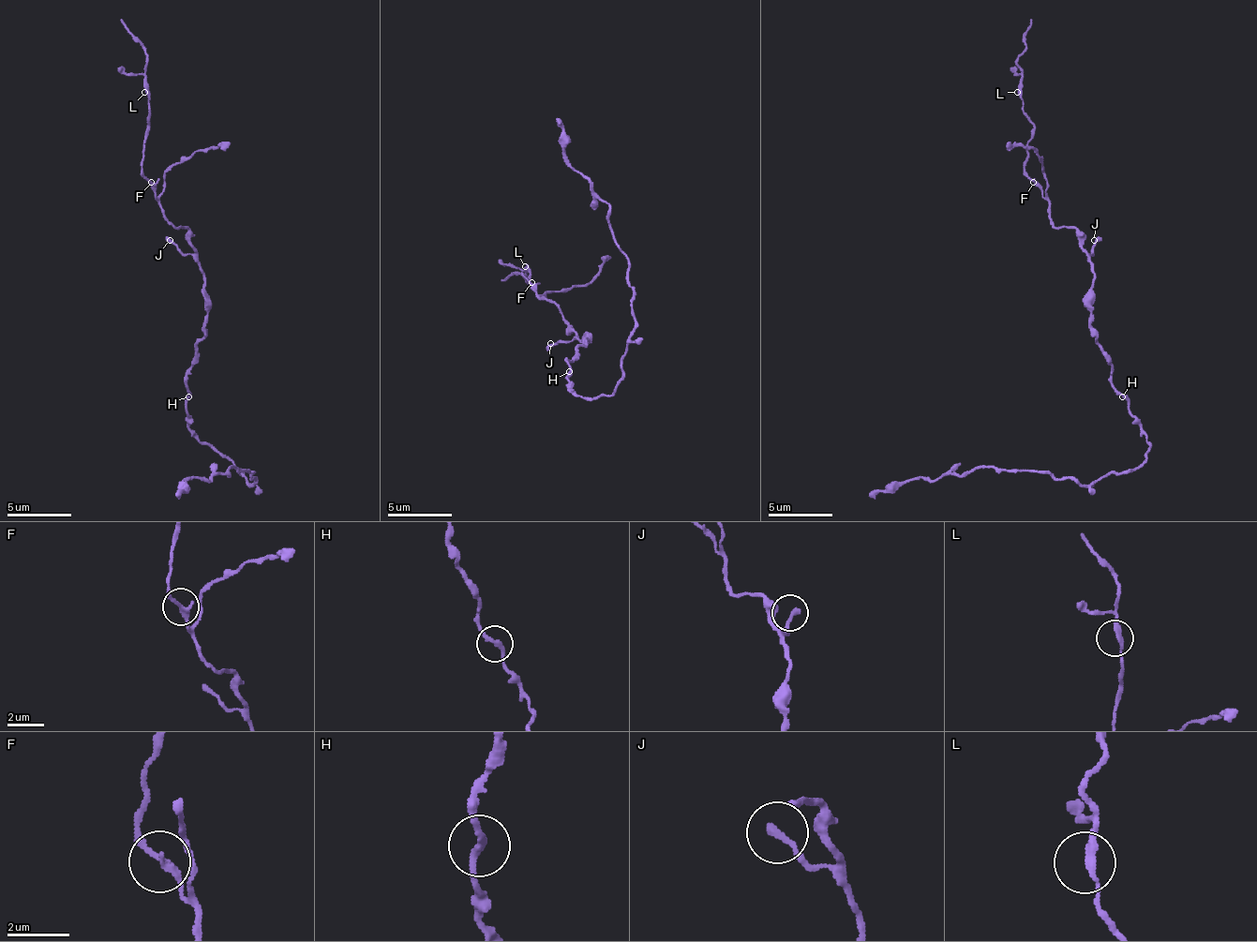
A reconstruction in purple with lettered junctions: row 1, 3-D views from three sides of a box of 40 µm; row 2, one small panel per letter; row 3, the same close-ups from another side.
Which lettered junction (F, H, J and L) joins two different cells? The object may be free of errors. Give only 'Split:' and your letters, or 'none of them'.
Split: none of them

